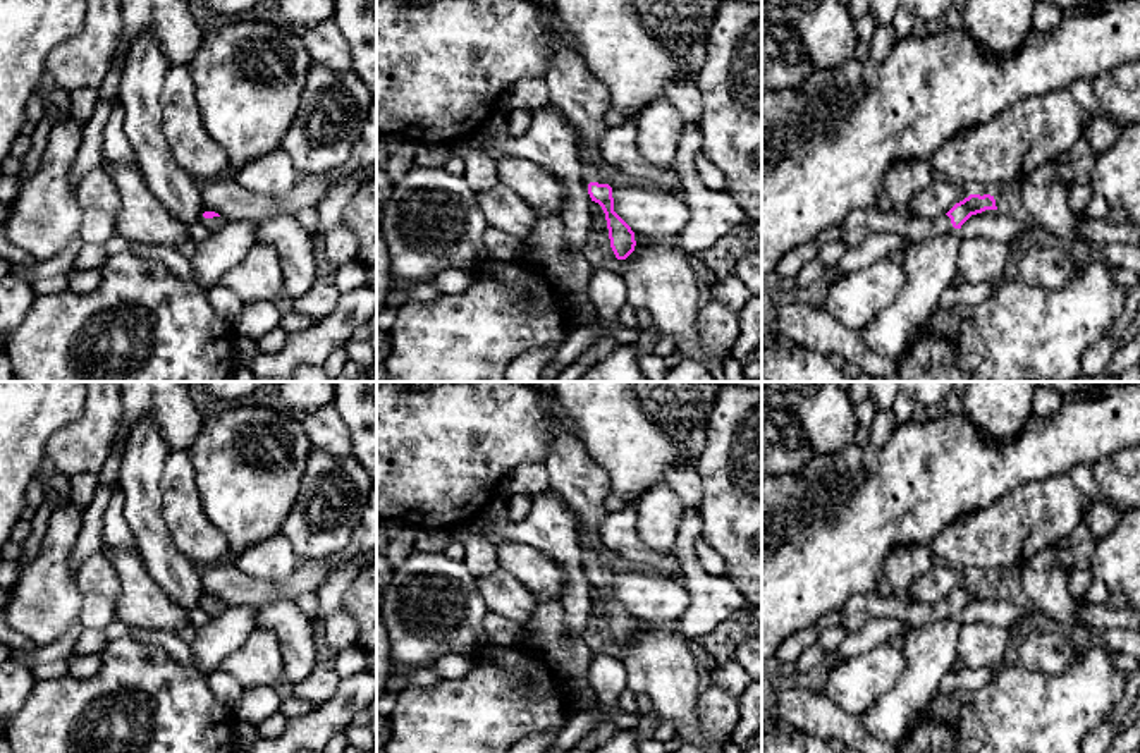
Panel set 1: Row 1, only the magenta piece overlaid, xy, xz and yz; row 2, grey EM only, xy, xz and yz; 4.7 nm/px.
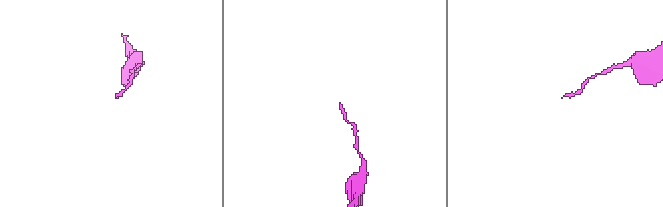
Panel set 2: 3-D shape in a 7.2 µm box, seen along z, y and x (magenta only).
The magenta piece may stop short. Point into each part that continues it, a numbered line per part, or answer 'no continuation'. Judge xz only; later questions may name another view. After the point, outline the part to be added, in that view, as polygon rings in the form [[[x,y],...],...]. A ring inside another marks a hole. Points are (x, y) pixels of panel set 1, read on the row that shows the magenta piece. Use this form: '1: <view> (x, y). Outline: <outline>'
1: xz (573, 88). Outline: [[[533,0],[542,10],[549,29],[550,60],[543,74],[550,103],[555,105],[566,119],[578,129],[581,148],[581,174],[586,184],[605,184],[604,170],[595,167],[602,158],[600,138],[607,131],[604,117],[610,112],[609,89],[591,74],[583,58],[573,50],[552,26],[554,0]]]

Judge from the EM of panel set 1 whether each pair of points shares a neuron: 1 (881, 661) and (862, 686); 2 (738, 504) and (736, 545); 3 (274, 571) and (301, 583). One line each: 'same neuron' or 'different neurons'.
1: same neuron
2: same neuron
3: different neurons

